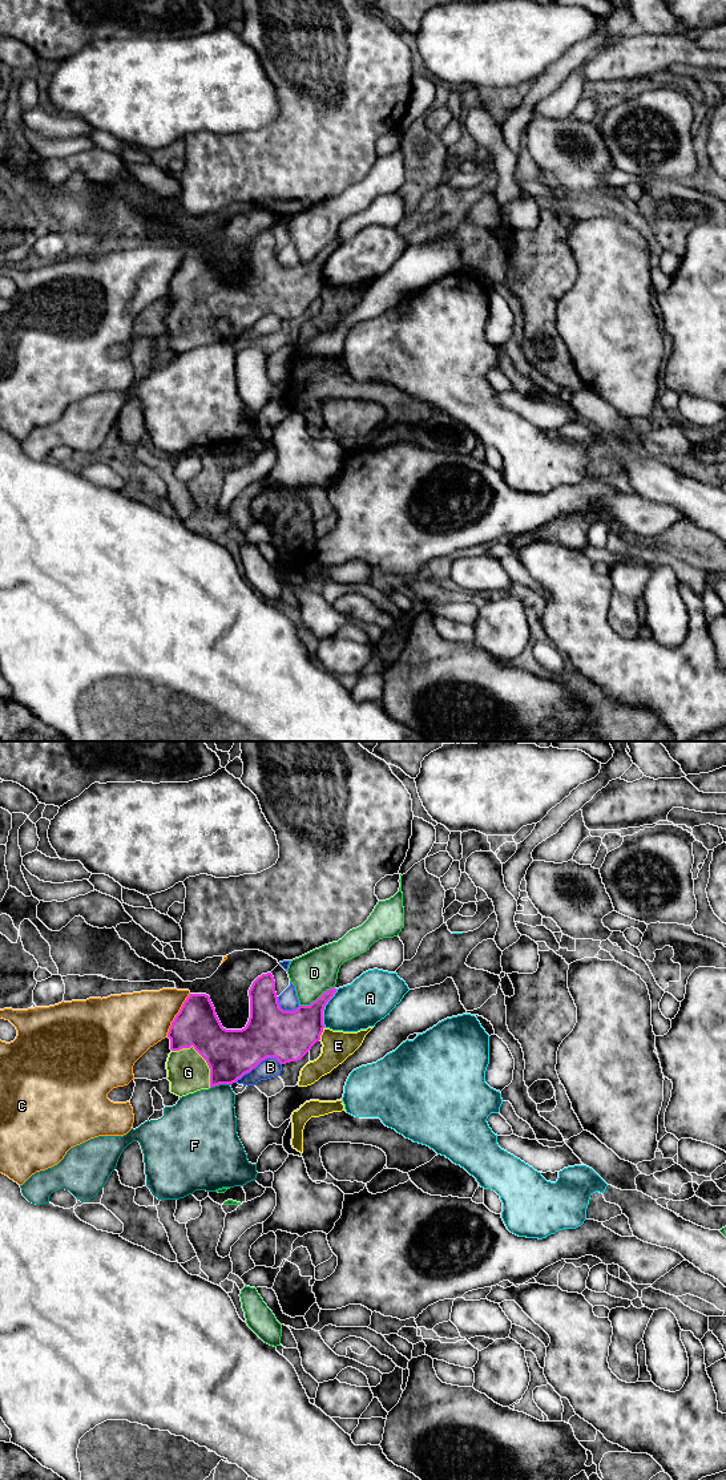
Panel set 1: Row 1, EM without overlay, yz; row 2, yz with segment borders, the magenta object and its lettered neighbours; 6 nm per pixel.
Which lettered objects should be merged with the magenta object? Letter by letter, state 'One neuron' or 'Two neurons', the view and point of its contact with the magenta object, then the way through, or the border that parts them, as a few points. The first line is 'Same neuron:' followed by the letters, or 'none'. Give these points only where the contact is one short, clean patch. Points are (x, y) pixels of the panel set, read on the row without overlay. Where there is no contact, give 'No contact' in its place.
Same neuron: G
A: Two neurons. Touches magenta at yz (323, 265)
B: Two neurons. Touches magenta at yz (257, 320)
C: Two neurons. Touches magenta at yz (177, 270)
D: Two neurons. Touches magenta at yz (318, 254)
E: Two neurons. Touches magenta at yz (321, 290). Boundary: yz (323, 283), (319, 295)
F: Two neurons. Touches magenta at yz (220, 339)
G: One neuron. Touches magenta at yz (201, 311)

